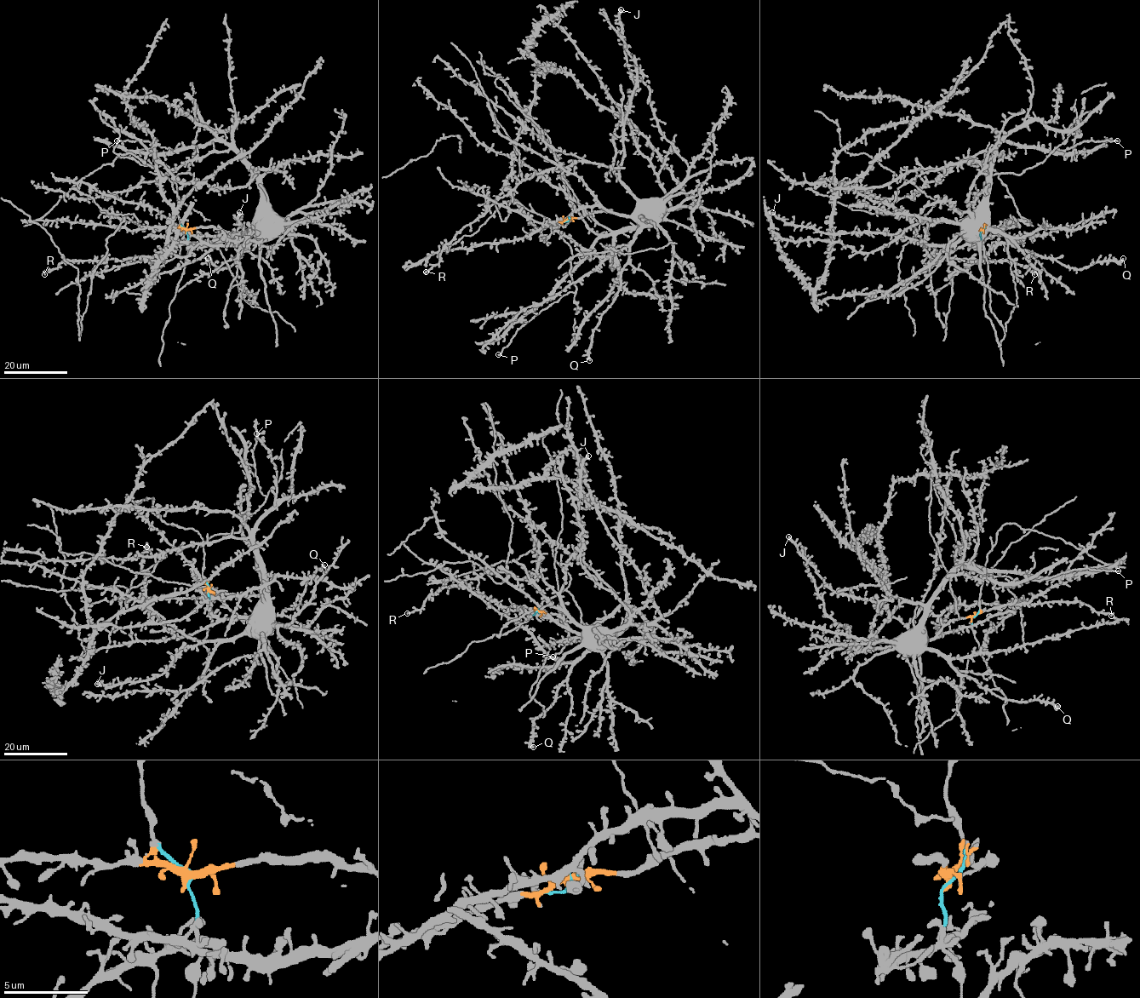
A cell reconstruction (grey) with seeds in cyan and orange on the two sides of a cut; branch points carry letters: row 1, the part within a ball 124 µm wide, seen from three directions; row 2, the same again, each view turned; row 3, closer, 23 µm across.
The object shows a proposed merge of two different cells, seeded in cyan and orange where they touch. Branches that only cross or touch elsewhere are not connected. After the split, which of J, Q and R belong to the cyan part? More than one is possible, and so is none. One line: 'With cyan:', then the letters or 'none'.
With cyan: none

